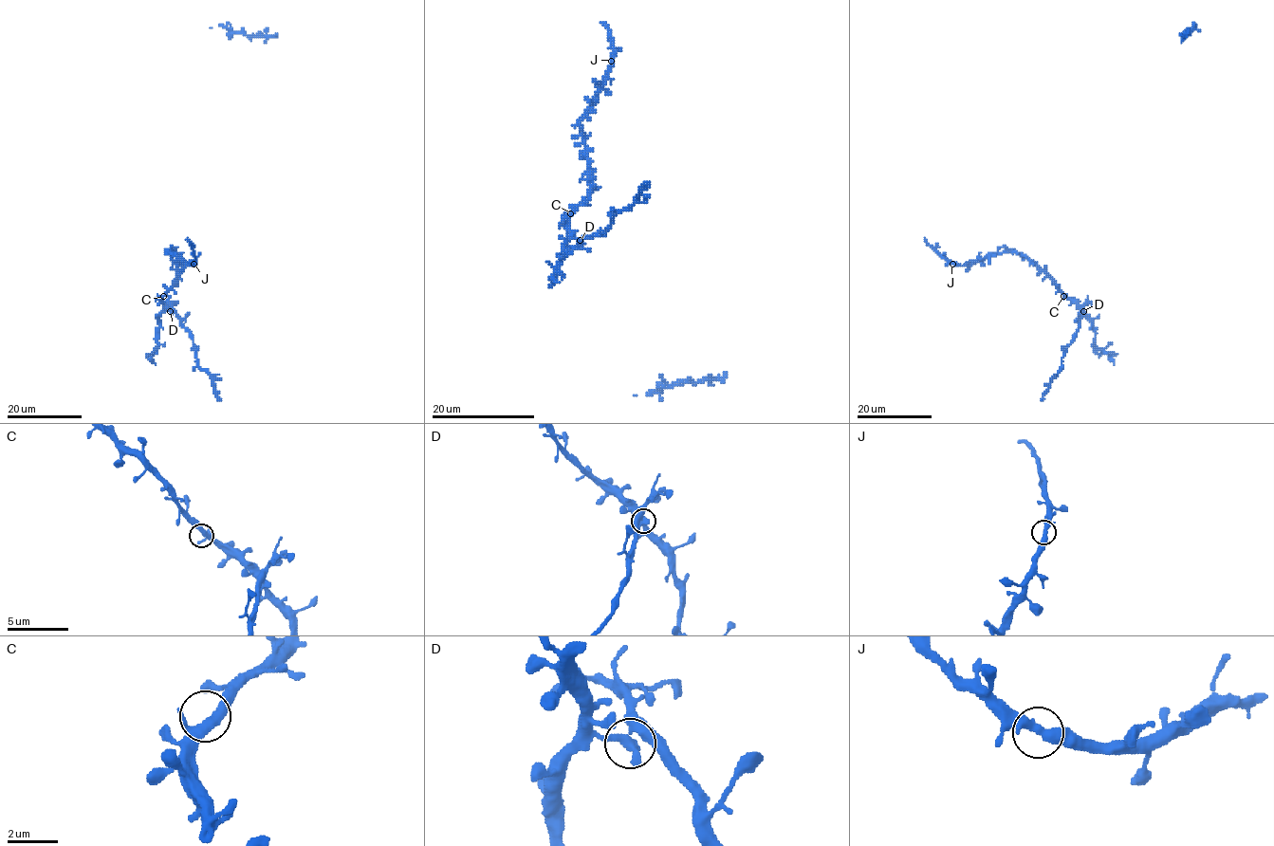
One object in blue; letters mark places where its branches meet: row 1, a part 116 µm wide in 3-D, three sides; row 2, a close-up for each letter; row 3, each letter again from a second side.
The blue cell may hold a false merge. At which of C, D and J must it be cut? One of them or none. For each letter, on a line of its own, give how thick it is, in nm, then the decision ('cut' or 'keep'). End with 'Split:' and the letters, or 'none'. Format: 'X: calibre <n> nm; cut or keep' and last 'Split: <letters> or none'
C: calibre 340 nm; keep
D: calibre 320 nm; cut
J: calibre 320 nm; keep
Split: D

